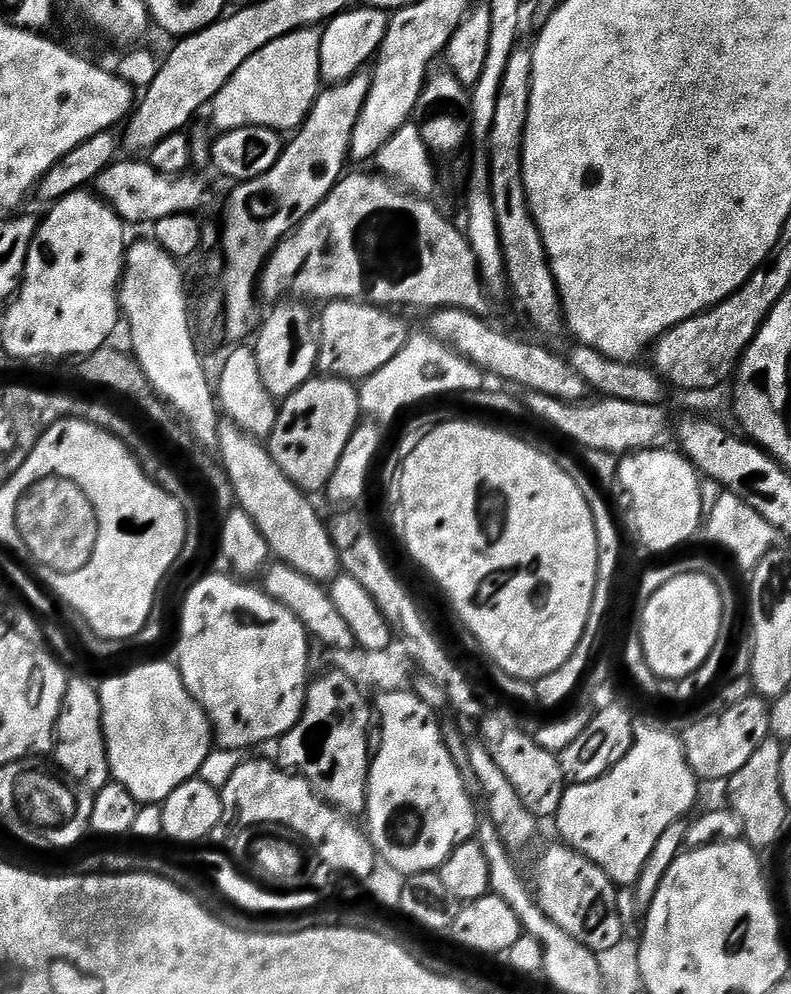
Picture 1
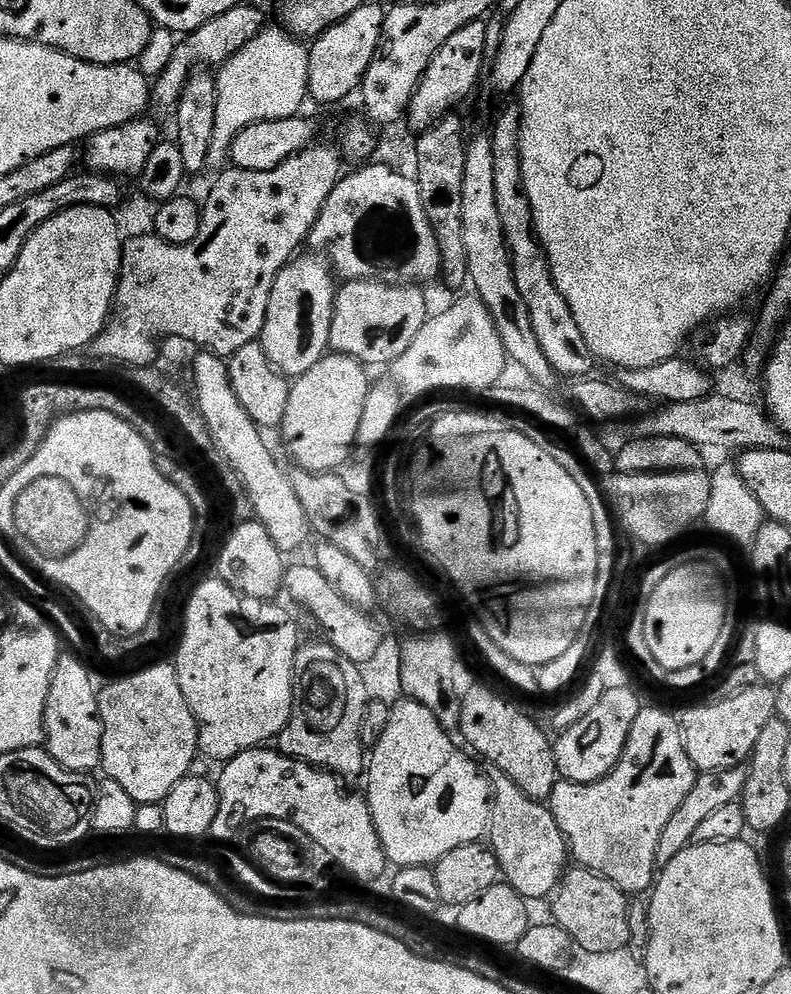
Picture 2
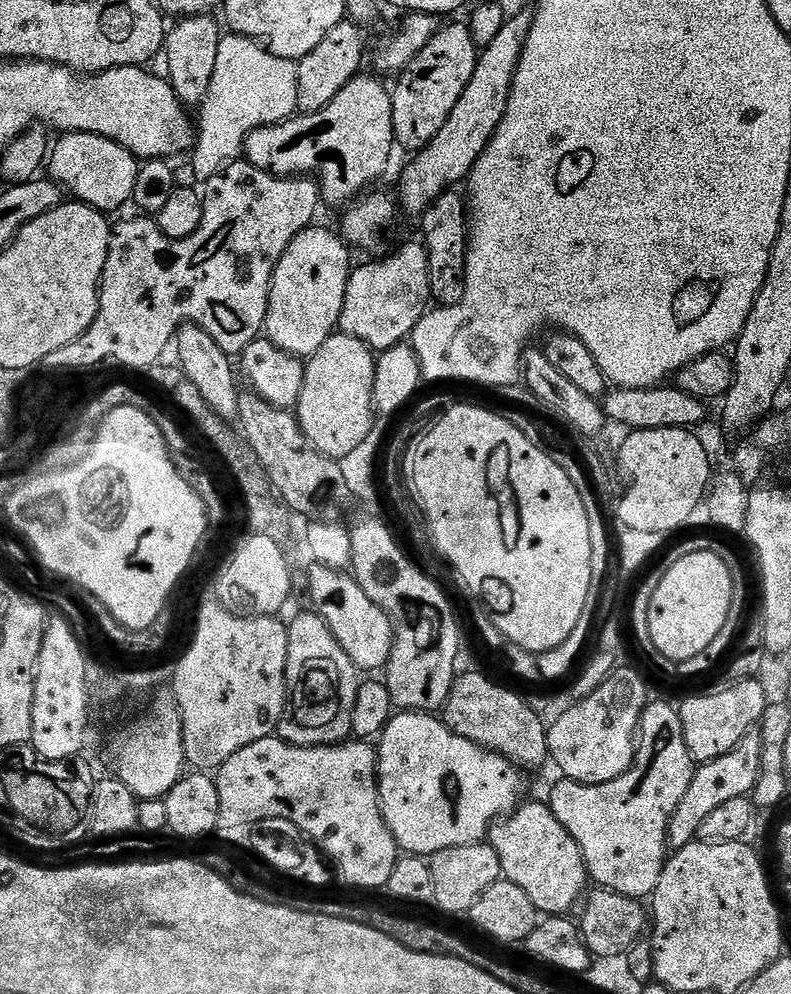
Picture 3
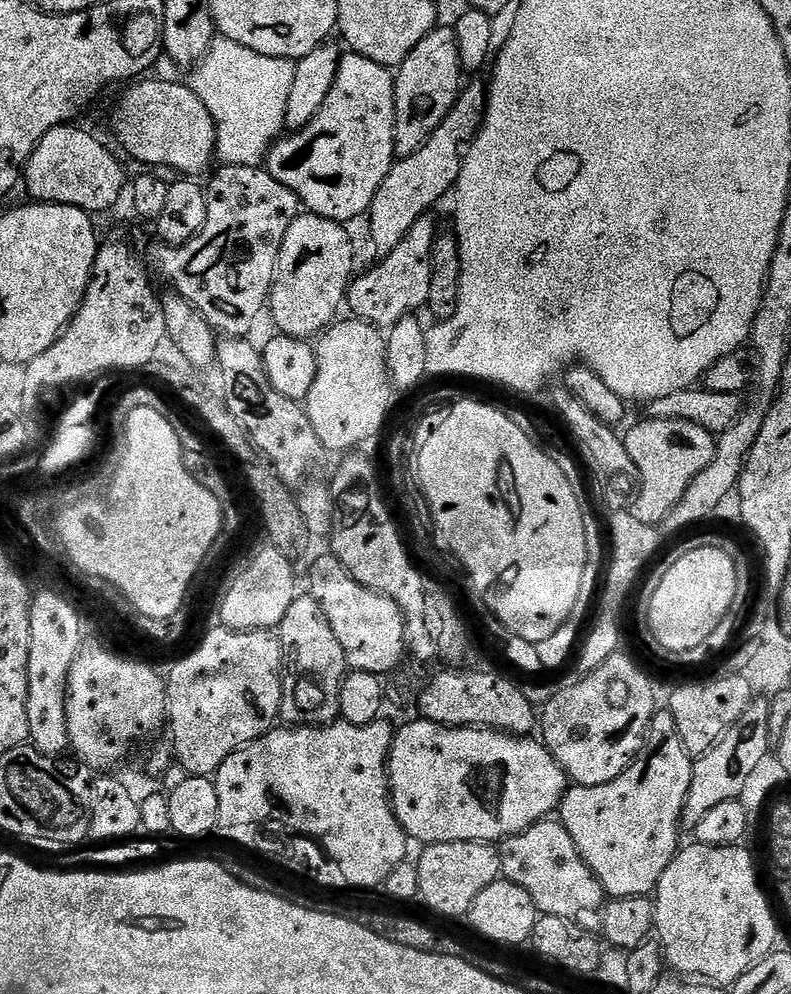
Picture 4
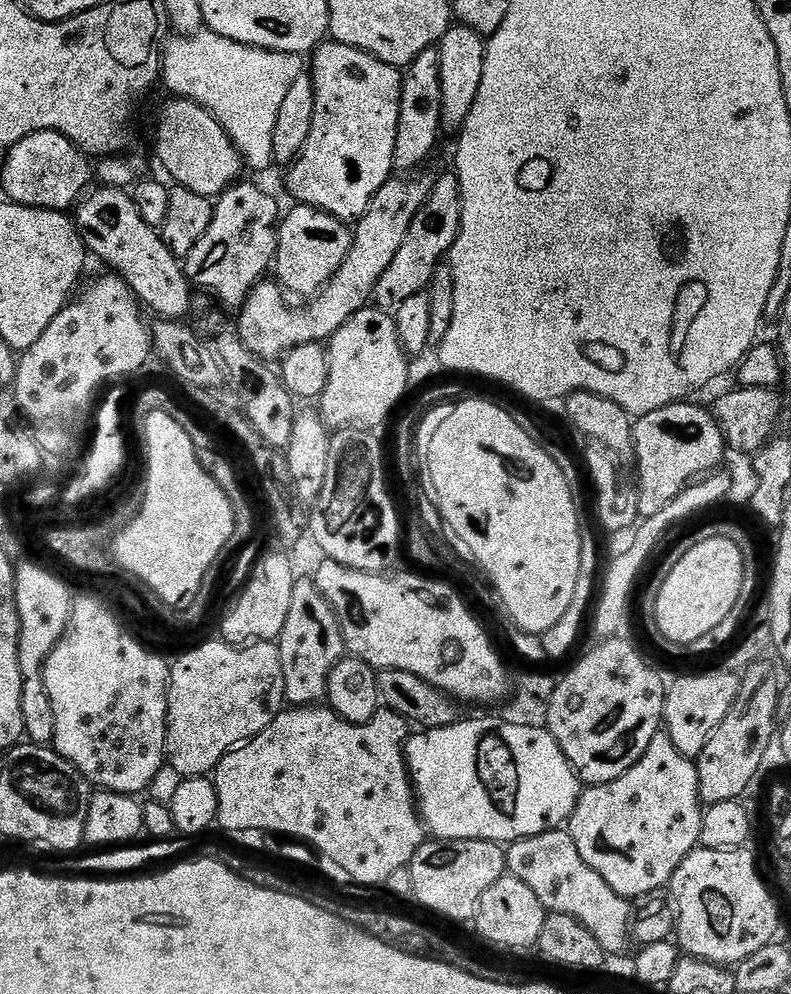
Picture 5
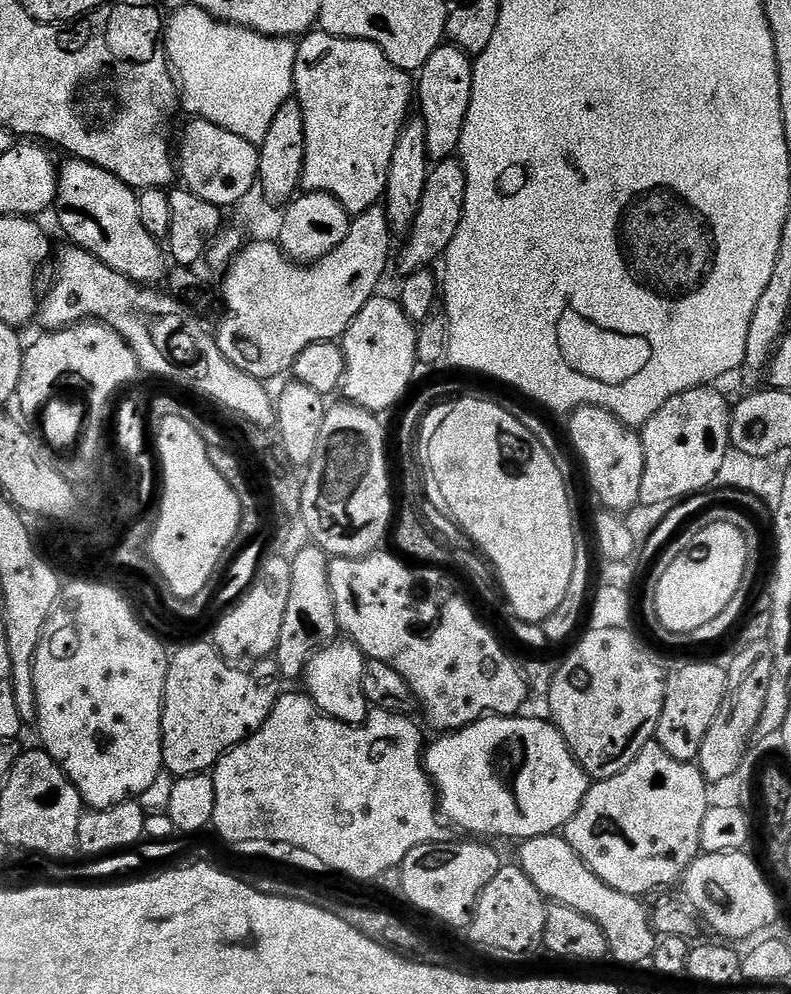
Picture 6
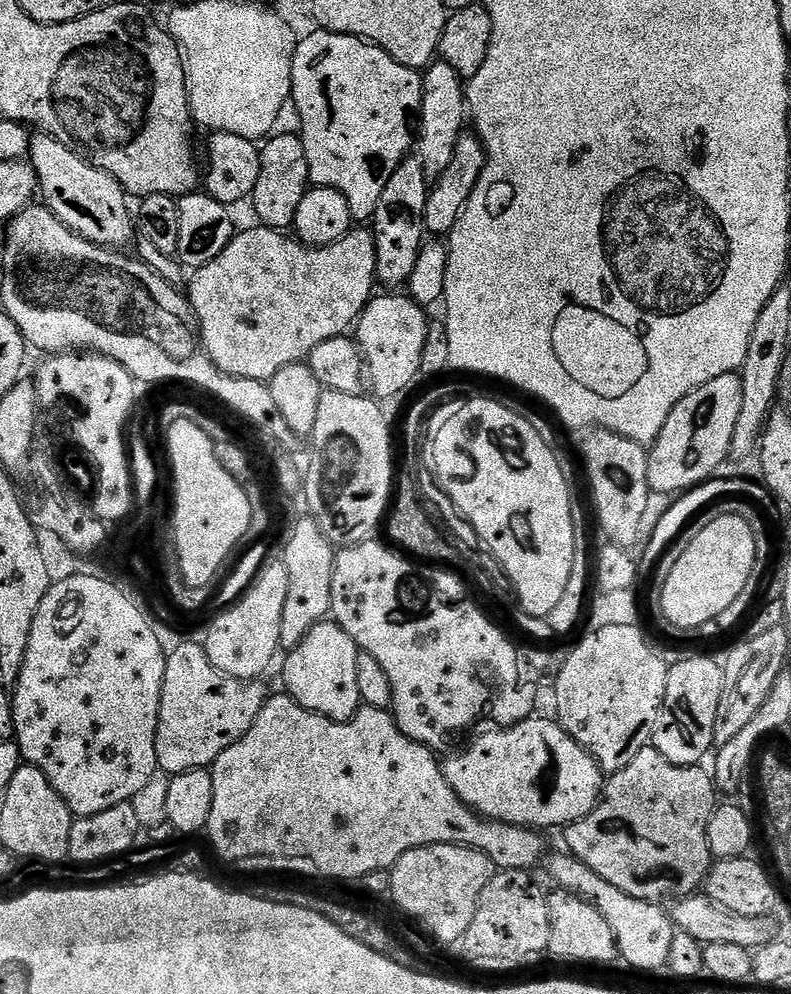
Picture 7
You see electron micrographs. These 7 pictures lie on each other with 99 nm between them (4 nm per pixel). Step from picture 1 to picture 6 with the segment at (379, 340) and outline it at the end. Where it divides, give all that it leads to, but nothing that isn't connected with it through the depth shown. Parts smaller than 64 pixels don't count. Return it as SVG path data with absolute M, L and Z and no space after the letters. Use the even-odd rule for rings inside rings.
M453 158L451 160L442 160L431 165L428 177L426 178L426 186L422 190L422 202L418 206L418 214L414 218L411 228L408 229L406 233L406 239L408 239L408 245L404 249L399 249L398 260L400 256L400 268L401 273L407 274L409 272L418 272L424 269L427 269L429 266L432 266L432 263L439 261L444 255L444 251L450 246L450 242L454 242L454 234L458 234L458 222L462 222L462 210L464 209L464 203L466 202L466 170L464 169L463 164L460 163L459 159Z

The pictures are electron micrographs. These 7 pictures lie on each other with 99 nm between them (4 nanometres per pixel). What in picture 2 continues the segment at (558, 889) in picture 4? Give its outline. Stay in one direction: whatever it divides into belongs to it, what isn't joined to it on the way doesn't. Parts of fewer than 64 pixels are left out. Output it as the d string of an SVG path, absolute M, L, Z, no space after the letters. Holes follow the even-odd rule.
M492 770L487 777L492 790L492 811L488 813L486 840L496 856L503 883L529 902L547 901L560 887L569 867L568 841L547 803L530 798L506 774Z

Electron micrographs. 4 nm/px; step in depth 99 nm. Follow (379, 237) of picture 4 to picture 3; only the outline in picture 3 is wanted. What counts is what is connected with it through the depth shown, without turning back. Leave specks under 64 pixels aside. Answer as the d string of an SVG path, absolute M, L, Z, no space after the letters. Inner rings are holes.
M531 11L516 12L513 16L511 13L505 19L502 31L494 37L494 42L479 49L474 78L470 78L466 90L462 90L462 98L458 98L454 110L450 110L446 126L442 126L442 130L434 134L432 141L411 157L408 169L400 176L398 204L413 218L423 214L430 204L433 204L441 194L456 186L459 180L460 183L467 181L472 175L472 168L486 150L486 146L506 114L514 74L522 58L526 38L530 34L532 17Z

